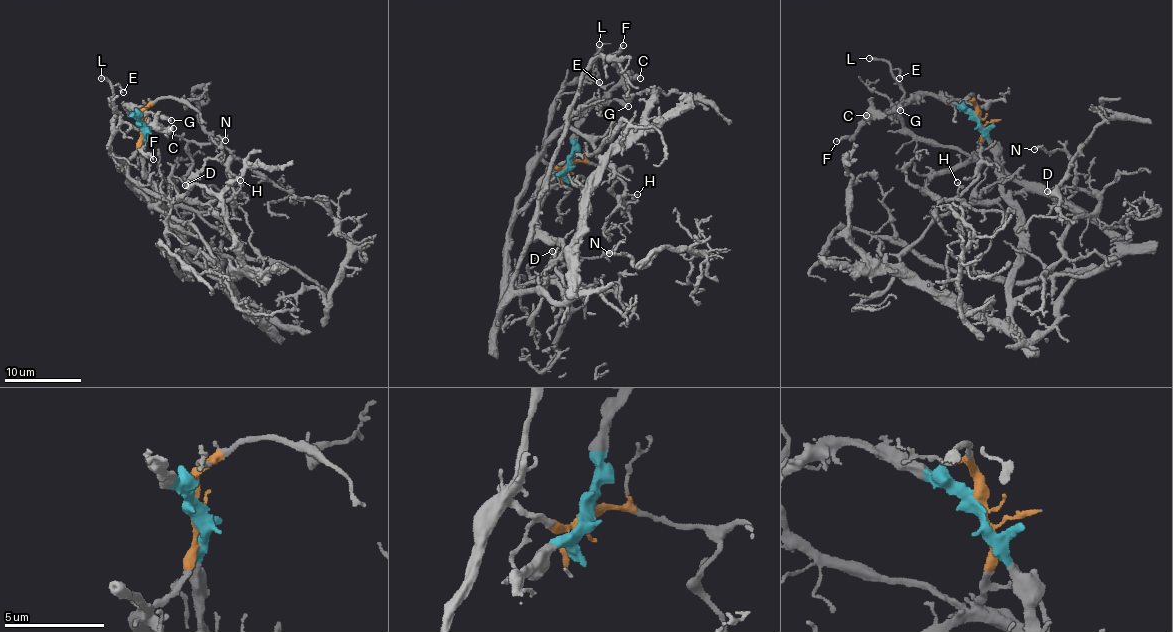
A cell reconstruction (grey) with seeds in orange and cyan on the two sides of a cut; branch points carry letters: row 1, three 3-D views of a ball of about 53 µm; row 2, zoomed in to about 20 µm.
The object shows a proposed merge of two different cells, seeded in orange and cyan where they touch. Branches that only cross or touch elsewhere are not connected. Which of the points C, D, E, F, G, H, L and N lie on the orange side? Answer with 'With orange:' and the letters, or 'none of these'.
With orange: D, E, H, L, N

